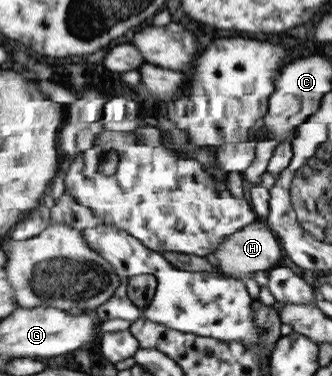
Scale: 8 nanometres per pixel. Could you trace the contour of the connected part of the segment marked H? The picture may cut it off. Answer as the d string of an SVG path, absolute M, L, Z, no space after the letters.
M254 221L241 230L229 234L208 258L222 276L245 280L251 278L253 272L268 271L278 266L279 258L281 258L281 247L275 235L264 222Z

